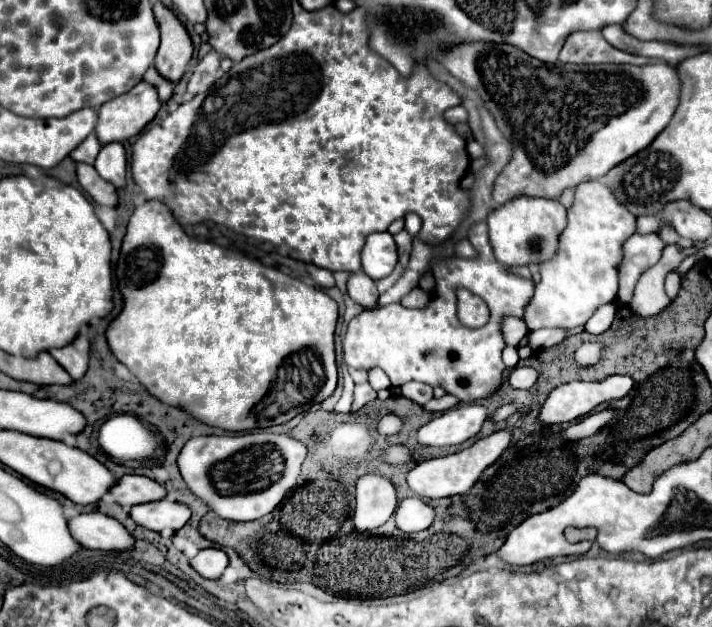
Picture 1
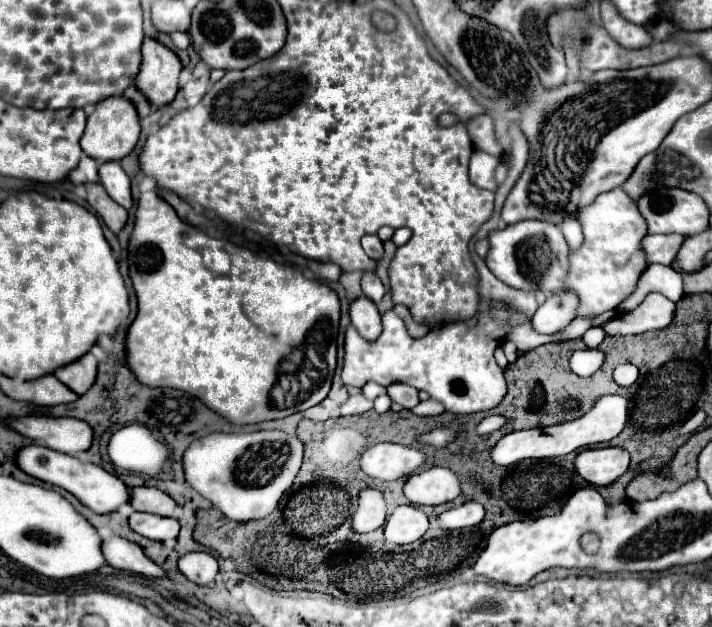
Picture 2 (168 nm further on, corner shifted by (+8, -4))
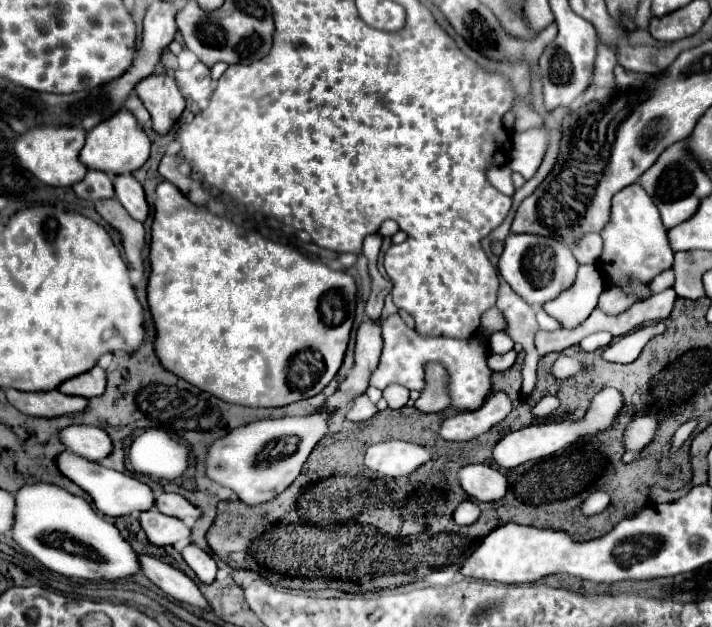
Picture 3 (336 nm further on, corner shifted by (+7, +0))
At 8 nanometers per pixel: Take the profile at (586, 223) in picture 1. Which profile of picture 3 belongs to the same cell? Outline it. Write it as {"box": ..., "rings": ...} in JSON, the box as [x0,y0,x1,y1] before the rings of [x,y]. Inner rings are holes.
{"box":[600,184,674,282],"rings":[[[630,184],[612,198],[612,220],[600,232],[604,238],[604,252],[600,256],[600,266],[610,282],[622,282],[626,278],[636,278],[640,282],[650,282],[656,274],[672,266],[674,250],[668,242],[668,230],[660,220],[660,212],[652,198],[640,184]]]}

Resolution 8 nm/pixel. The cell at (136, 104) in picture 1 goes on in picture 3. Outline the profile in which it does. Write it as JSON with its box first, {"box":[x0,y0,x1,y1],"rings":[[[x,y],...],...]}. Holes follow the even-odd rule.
{"box":[80,110,150,178],"rings":[[[120,110],[120,114],[114,114],[112,118],[100,122],[96,128],[92,128],[92,132],[86,134],[86,144],[80,152],[80,162],[88,170],[100,170],[114,178],[116,174],[132,174],[140,170],[148,160],[148,156],[150,156],[150,140],[146,132],[128,110]]]}

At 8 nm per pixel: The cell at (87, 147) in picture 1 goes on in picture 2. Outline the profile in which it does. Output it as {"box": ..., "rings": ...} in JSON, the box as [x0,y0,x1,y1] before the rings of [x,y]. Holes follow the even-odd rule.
{"box":[69,156,99,184],"rings":[[[83,156],[79,160],[79,166],[75,170],[71,170],[69,174],[69,180],[73,184],[83,184],[83,182],[97,182],[99,176],[97,176],[97,168],[99,168],[99,162],[95,162],[95,158],[87,158]]]}

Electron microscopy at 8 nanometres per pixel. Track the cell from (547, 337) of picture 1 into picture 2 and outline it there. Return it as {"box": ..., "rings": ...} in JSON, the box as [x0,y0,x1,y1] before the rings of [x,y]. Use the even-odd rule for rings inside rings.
{"box":[553,318,593,342],"rings":[[[575,318],[575,322],[571,322],[571,326],[567,326],[567,330],[559,330],[559,334],[553,334],[553,336],[563,338],[563,342],[579,338],[587,332],[587,328],[591,328],[591,320],[593,318]]]}

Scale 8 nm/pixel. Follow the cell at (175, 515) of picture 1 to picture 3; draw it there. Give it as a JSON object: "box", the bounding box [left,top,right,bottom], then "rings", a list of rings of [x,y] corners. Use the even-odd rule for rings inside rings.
{"box":[140,508,190,546],"rings":[[[156,508],[140,514],[140,524],[148,536],[148,540],[156,546],[172,546],[180,540],[190,538],[190,528],[172,516],[160,514]]]}

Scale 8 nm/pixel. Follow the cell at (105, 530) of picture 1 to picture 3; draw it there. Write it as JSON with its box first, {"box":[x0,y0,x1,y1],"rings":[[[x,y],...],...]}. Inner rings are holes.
{"box":[140,556,212,610],"rings":[[[140,556],[140,566],[142,566],[144,576],[150,578],[168,596],[180,602],[186,602],[190,606],[196,606],[200,610],[212,610],[204,594],[198,590],[198,586],[178,568],[172,568],[152,556]]]}

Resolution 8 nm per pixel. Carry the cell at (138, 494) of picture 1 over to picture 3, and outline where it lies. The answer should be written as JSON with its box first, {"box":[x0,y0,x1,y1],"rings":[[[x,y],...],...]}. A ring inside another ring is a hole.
{"box":[156,492,202,522],"rings":[[[162,492],[156,496],[156,508],[166,514],[166,516],[174,516],[174,518],[180,518],[184,522],[194,522],[202,516],[202,510],[194,504],[190,504],[184,496],[180,494],[168,494],[168,492]]]}

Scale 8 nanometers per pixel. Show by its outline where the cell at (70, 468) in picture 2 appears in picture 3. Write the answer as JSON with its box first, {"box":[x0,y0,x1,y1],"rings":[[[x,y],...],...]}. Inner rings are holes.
{"box":[58,452,156,516],"rings":[[[62,452],[58,456],[58,468],[66,478],[70,478],[74,484],[78,484],[82,490],[86,490],[92,496],[96,508],[106,516],[126,516],[132,512],[144,512],[144,510],[154,508],[156,498],[154,498],[152,488],[146,486],[144,482],[140,482],[132,474],[122,474],[116,470],[104,468],[98,462],[90,462],[72,452]]]}

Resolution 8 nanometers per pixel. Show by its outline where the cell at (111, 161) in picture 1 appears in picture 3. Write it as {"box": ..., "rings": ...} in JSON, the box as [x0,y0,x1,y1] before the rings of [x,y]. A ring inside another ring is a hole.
{"box":[114,174,150,222],"rings":[[[130,174],[116,176],[114,190],[116,190],[116,198],[120,200],[120,204],[126,208],[126,212],[132,218],[136,218],[140,222],[144,222],[148,218],[150,206],[146,202],[146,194],[134,176],[130,176]]]}

